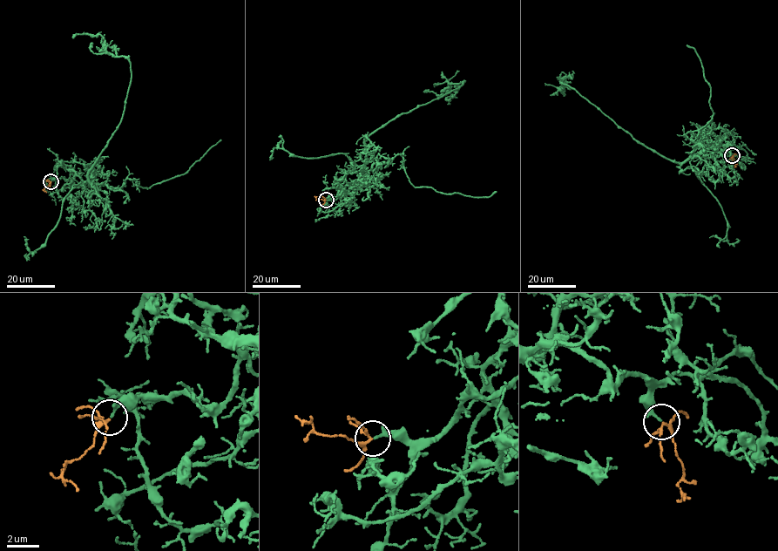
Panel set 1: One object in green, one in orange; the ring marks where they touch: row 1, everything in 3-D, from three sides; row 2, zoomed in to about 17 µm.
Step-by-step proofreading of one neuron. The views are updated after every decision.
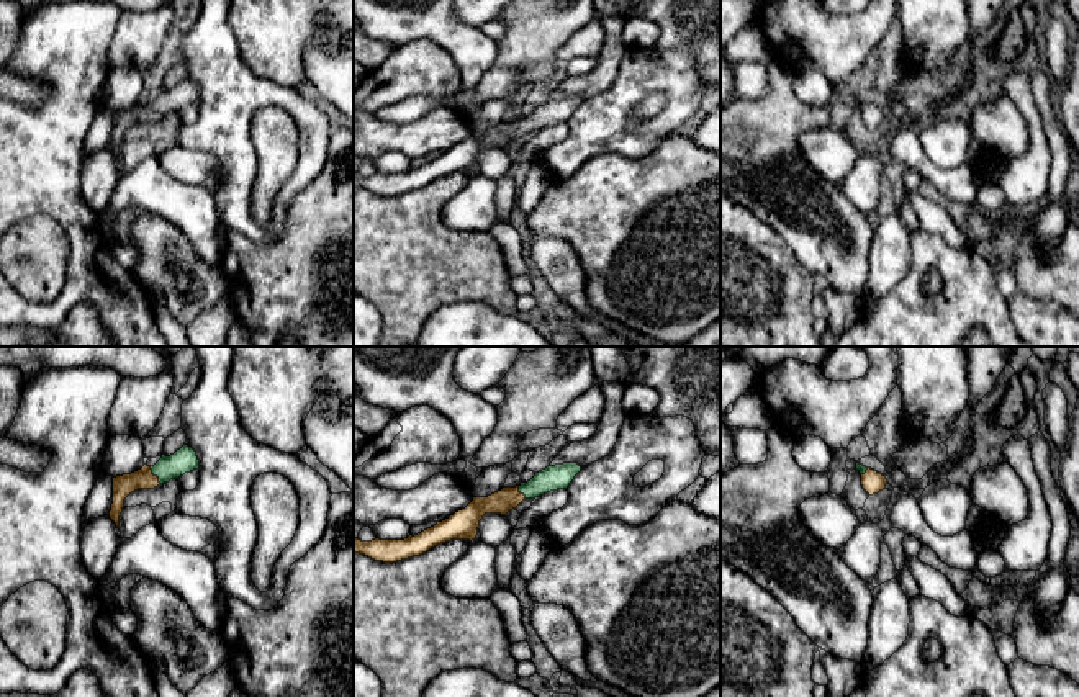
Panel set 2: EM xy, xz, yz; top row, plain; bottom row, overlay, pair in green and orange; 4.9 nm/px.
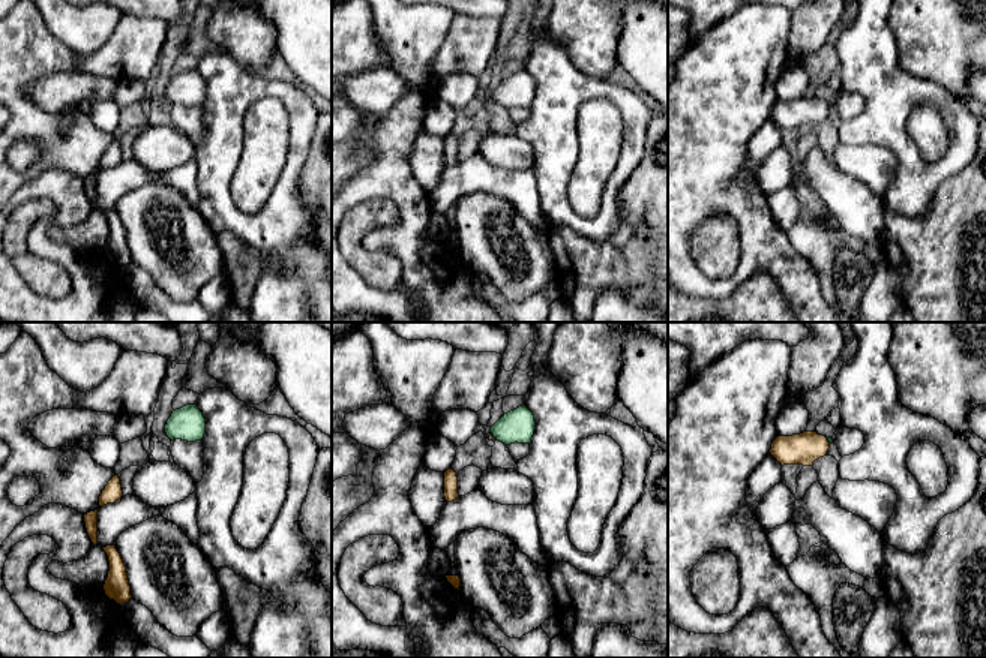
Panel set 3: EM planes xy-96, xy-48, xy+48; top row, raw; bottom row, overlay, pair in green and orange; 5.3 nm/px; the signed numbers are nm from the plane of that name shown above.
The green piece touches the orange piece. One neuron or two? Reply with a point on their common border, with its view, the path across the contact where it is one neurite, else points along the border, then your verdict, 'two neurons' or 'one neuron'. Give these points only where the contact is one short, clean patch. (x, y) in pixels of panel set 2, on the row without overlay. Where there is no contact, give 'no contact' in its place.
xy (154, 108) | across xy (184, 94), (154, 108), (123, 120) | one neuron

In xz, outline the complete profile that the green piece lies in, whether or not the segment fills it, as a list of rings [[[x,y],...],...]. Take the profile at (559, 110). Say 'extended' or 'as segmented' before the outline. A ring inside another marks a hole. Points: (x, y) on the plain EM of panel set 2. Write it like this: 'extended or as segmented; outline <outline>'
extended; outline [[[578,97],[547,100],[535,106],[530,115],[521,116],[516,121],[503,121],[488,131],[473,131],[465,142],[414,170],[409,169],[404,173],[375,172],[372,175],[355,172],[354,187],[365,188],[375,195],[396,196],[419,190],[450,173],[476,173],[480,154],[485,147],[506,149],[526,133],[535,133],[550,124],[567,123],[580,105],[581,100]]]

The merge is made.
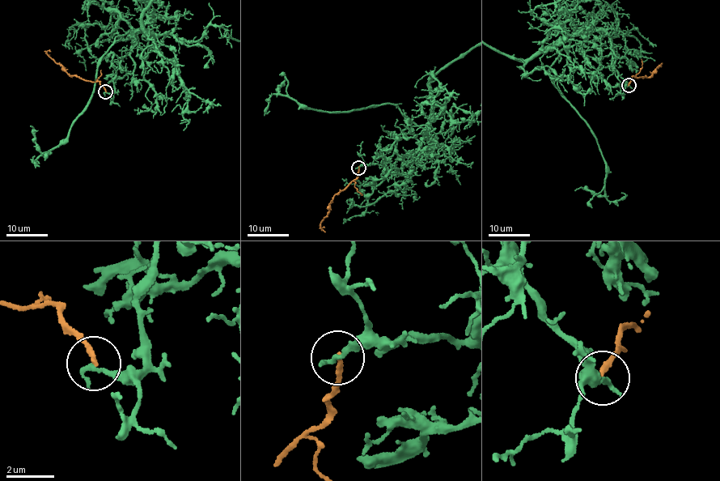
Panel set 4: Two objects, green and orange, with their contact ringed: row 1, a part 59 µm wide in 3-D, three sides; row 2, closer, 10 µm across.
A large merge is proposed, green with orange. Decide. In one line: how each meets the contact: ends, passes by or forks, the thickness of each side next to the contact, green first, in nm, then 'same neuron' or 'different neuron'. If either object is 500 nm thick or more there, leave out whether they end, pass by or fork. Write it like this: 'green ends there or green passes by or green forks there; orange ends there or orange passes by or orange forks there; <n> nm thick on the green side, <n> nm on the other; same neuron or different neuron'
green passes by; orange ends there; 170 nm thick on the green side, 200 nm on the other; different neuron

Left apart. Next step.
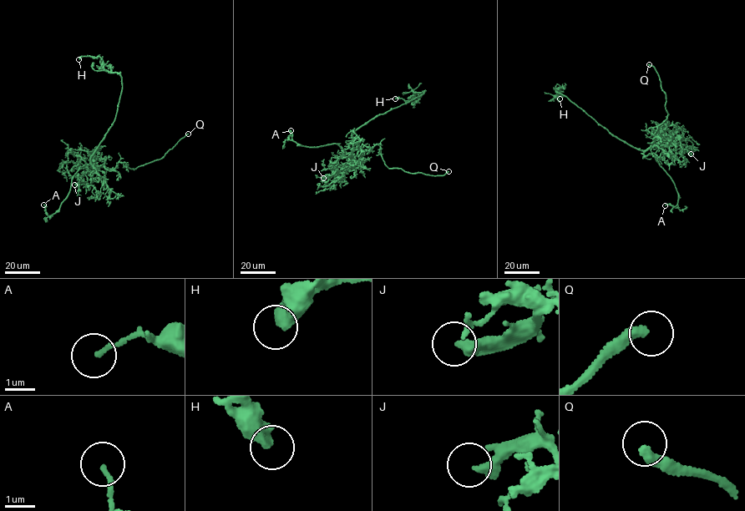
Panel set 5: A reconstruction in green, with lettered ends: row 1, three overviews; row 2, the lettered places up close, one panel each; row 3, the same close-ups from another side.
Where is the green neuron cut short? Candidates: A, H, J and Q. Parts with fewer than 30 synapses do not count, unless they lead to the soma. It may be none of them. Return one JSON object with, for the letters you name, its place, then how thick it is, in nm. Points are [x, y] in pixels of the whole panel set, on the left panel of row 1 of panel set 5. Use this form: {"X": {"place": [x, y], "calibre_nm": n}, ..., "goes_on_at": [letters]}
{"Q": {"place": [188, 134], "calibre_nm": 320}, "goes_on_at": ["Q"]}

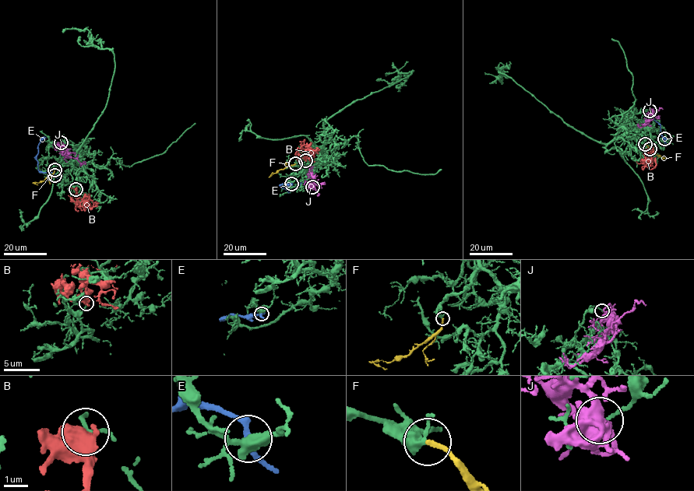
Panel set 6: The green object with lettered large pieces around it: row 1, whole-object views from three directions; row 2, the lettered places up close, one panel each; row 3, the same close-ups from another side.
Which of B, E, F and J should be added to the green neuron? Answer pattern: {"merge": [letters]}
{"merge": ["F"]}

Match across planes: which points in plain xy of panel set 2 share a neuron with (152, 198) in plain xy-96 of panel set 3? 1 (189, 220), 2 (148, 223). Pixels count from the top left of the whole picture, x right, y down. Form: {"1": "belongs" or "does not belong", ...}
{"1": "does not belong", "2": "belongs"}

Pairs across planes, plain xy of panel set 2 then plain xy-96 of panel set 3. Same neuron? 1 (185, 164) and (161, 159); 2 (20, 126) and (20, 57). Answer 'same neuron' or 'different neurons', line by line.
1: same neuron
2: different neurons

